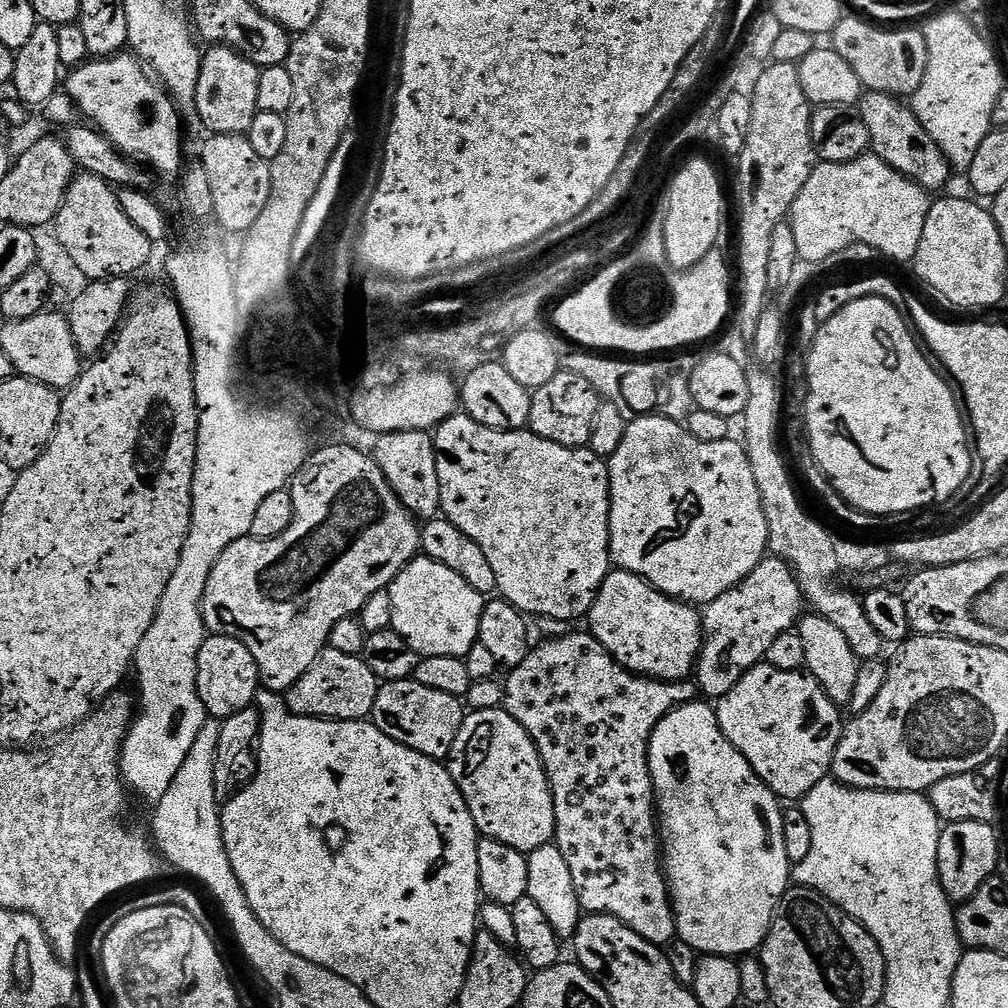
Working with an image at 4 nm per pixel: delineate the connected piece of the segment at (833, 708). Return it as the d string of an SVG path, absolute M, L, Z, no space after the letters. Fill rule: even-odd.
M761 662L752 667L749 672L744 675L740 681L730 689L726 695L719 697L718 703L715 705L716 717L720 723L720 729L724 731L724 736L734 747L744 755L746 762L750 762L750 766L754 769L757 776L764 781L764 784L772 792L775 792L777 797L785 798L789 796L789 801L796 802L805 796L812 787L820 780L825 779L831 773L832 759L836 753L836 747L840 741L840 736L844 733L846 724L842 719L840 721L841 709L831 700L826 694L826 690L822 690L822 686L809 676L807 671L791 672L790 670L778 670L774 666L770 666L766 662Z

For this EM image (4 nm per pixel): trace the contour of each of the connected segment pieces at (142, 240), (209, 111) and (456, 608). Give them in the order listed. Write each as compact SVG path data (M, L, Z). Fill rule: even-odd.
M81 171L73 178L56 215L55 228L65 254L82 275L88 276L84 278L89 281L132 278L152 260L154 246L150 238L146 238L146 234L142 234L126 214L122 214L116 188L93 172Z
M212 46L203 53L196 87L194 112L212 134L244 134L258 111L260 68L241 52L227 46Z
M421 555L409 562L397 574L387 589L392 603L391 631L397 632L418 655L426 656L458 656L465 657L480 638L480 619L486 603L485 593L474 590L462 574L454 574L450 566L442 566L442 562L434 562L429 556Z

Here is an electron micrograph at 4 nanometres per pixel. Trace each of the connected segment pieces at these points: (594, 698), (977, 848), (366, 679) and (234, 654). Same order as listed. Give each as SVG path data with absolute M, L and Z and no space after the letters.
M591 631L572 632L569 636L560 636L557 640L548 640L531 649L525 660L518 667L507 673L508 682L503 685L503 709L509 712L528 732L530 739L536 744L540 761L544 764L544 773L548 775L548 785L552 788L554 798L554 814L556 815L556 835L554 843L562 850L562 858L566 858L566 866L570 866L570 874L574 877L574 886L578 894L578 902L585 913L605 912L608 916L618 918L626 926L630 926L642 938L657 946L667 946L677 939L676 916L672 913L672 897L668 894L668 882L662 867L662 844L658 839L658 812L654 807L652 791L652 775L648 765L648 743L652 732L666 714L682 704L691 704L701 695L695 679L685 678L675 682L661 682L655 678L645 678L628 671L610 655Z
M982 822L945 823L940 830L938 842L938 874L940 884L948 899L963 902L986 883L997 871L996 863L1000 860L1000 840L996 837L997 829Z
M325 647L310 670L288 689L286 703L296 716L316 716L319 720L368 720L380 685L381 681L376 679L363 658Z
M209 635L204 641L202 650L196 655L196 689L204 703L204 711L212 718L223 718L238 714L238 710L253 707L257 692L261 691L262 677L260 668L254 662L247 644L239 636Z

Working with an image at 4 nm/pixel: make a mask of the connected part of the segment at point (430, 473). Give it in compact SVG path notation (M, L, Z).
M406 430L405 432L385 432L377 435L376 465L382 470L390 490L406 506L406 510L417 521L435 520L441 515L440 487L438 486L438 462L436 461L436 442L428 432Z

